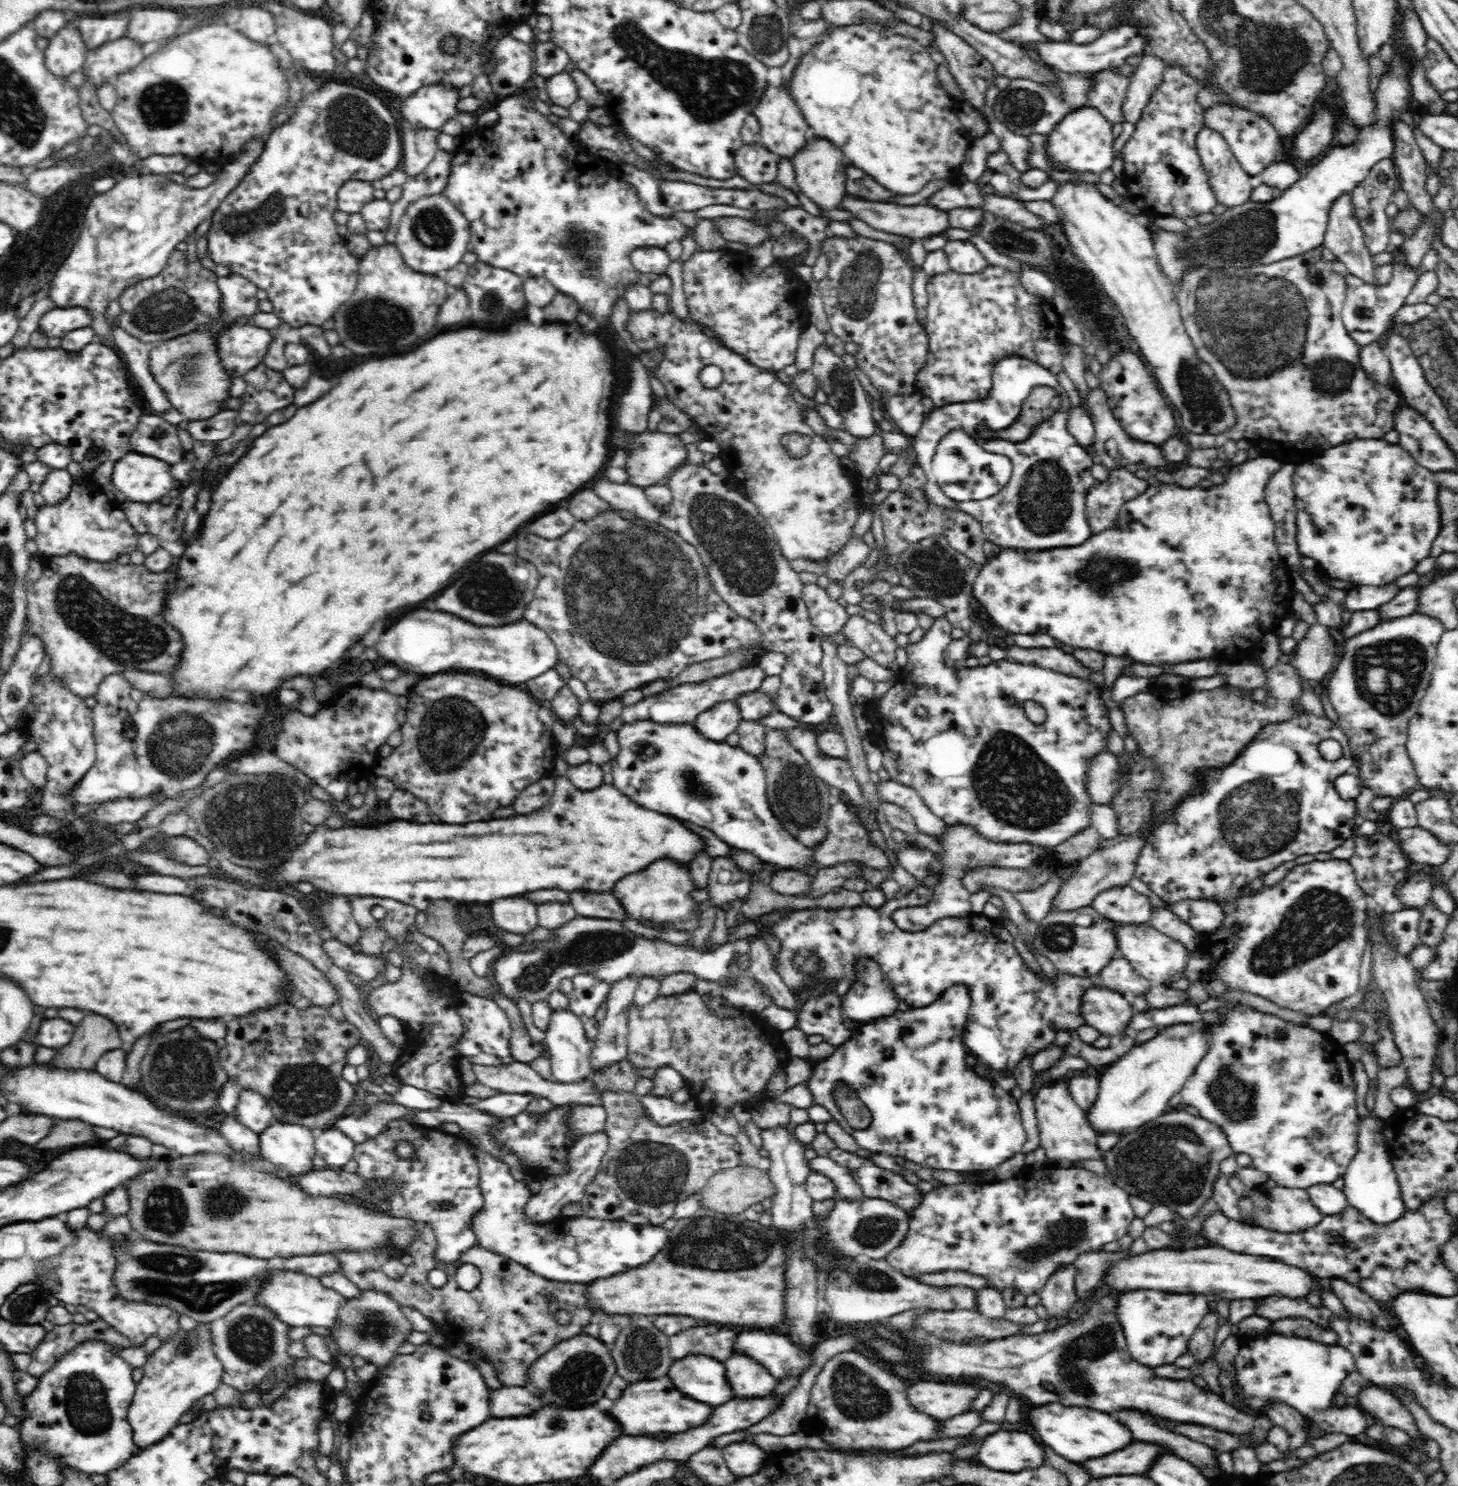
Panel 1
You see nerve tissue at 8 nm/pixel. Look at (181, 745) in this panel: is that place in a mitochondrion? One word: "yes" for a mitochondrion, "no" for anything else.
yes

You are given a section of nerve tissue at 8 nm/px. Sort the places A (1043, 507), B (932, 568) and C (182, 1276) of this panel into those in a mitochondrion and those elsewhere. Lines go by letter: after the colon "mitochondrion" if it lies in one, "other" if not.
A: mitochondrion
B: mitochondrion
C: mitochondrion

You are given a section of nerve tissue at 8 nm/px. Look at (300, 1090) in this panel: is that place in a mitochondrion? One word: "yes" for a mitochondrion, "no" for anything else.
yes

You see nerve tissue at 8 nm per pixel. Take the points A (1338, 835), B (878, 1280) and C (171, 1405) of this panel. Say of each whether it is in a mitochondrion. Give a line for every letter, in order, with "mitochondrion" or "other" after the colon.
A: other
B: mitochondrion
C: other

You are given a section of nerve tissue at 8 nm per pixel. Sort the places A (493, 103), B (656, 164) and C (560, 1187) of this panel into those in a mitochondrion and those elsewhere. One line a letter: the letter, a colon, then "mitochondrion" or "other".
A: other
B: other
C: other

